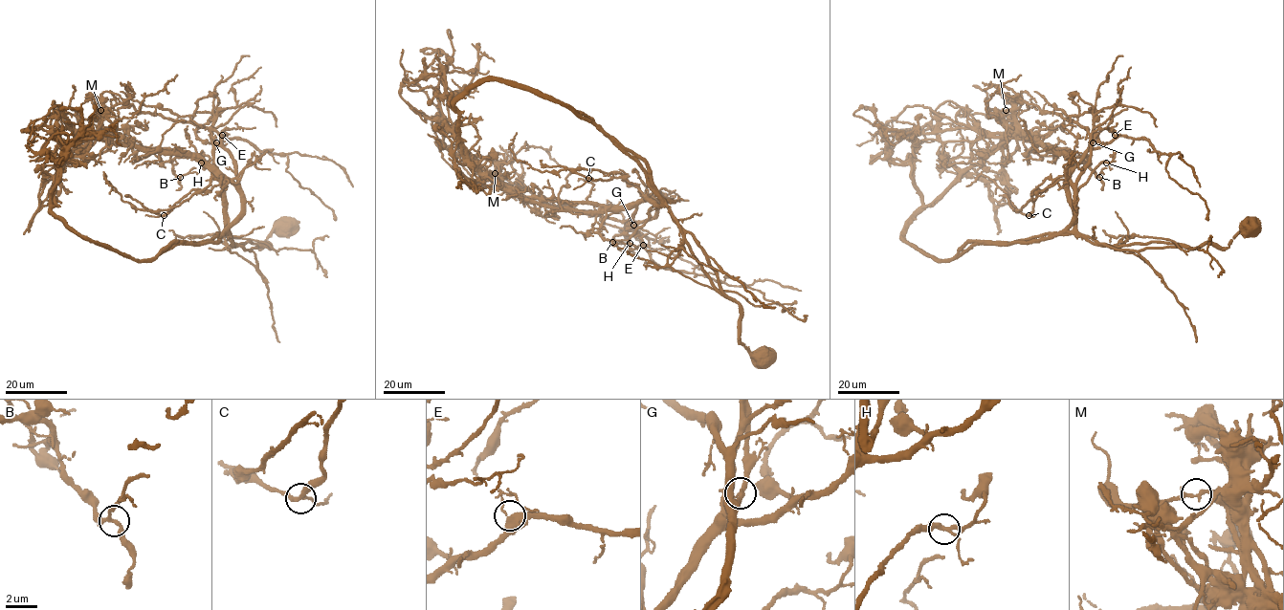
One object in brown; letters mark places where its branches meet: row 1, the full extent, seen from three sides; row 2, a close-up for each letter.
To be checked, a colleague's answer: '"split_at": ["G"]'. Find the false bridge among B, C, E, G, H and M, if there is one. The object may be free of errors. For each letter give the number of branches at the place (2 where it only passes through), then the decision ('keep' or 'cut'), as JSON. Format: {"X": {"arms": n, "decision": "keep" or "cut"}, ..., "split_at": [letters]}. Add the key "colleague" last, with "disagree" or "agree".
{"B": {"arms": 3, "decision": "keep"}, "C": {"arms": 3, "decision": "keep"}, "E": {"arms": 3, "decision": "keep"}, "G": {"arms": 3, "decision": "cut"}, "H": {"arms": 3, "decision": "keep"}, "M": {"arms": 3, "decision": "keep"}, "split_at": ["G"], "colleague": "agree"}

